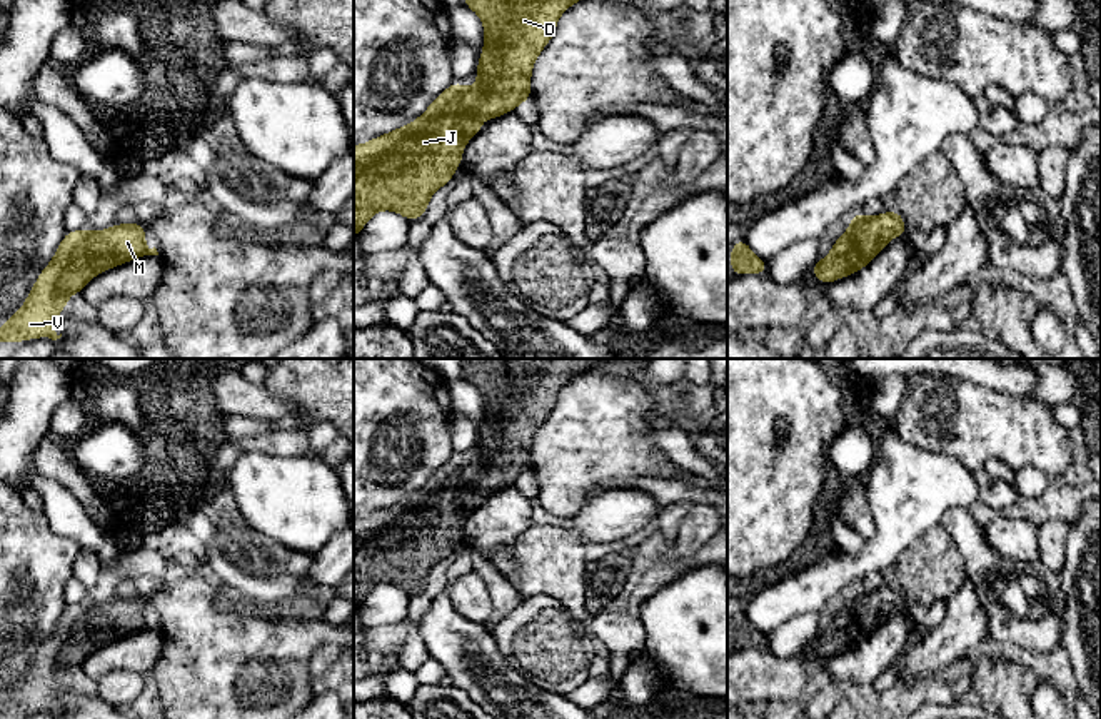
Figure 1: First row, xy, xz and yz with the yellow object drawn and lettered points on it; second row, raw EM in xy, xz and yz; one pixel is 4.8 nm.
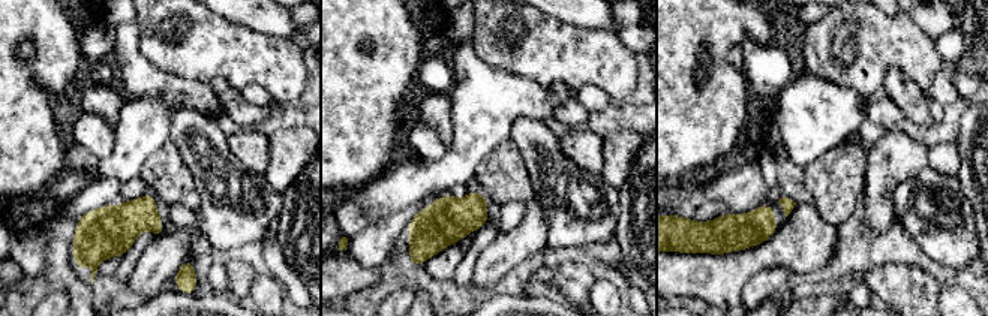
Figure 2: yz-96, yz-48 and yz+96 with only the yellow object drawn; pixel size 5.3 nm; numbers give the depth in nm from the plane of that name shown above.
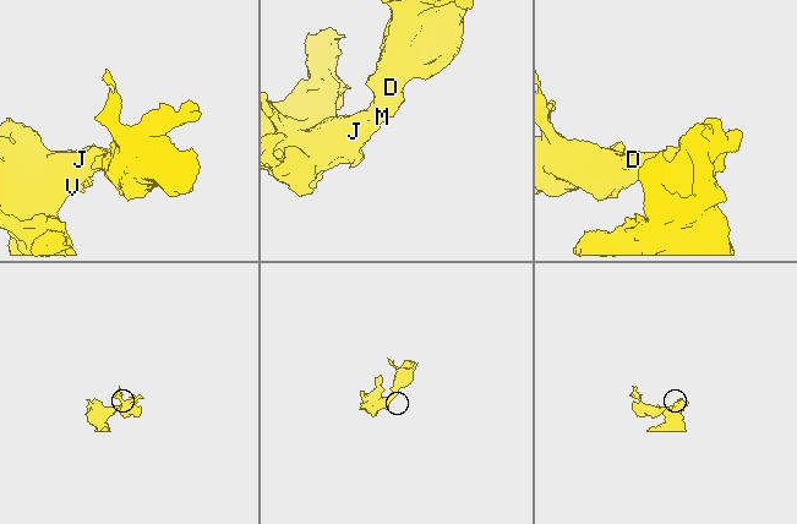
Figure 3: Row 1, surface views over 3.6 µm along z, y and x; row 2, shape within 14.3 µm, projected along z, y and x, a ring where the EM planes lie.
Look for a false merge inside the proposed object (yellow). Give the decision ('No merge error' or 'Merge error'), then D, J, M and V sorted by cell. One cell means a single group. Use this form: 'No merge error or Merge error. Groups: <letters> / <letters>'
No merge error. Groups: D J M V

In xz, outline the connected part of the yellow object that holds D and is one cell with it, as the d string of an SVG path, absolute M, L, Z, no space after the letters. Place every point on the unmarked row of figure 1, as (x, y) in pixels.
M482 359L482 360L469 360L464 362L464 379L469 380L470 384L474 384L482 397L484 397L484 424L482 429L479 430L479 437L477 437L477 457L474 462L467 462L465 457L450 457L429 480L427 484L415 492L412 497L395 502L389 507L384 507L377 512L369 514L367 517L360 517L360 519L354 519L354 611L357 611L360 607L360 604L364 602L364 599L372 592L374 587L377 587L379 584L394 584L400 589L404 589L409 596L417 594L419 591L425 589L427 586L427 577L432 571L432 567L447 559L452 552L454 552L454 544L457 541L462 541L462 524L467 519L467 515L482 504L484 497L480 497L479 494L492 494L495 490L505 489L512 484L515 484L515 480L522 475L529 477L530 472L530 449L532 449L532 442L534 442L534 435L535 432L540 429L540 425L544 424L544 420L550 415L556 402L557 402L557 394L559 390L574 377L577 377L579 374L592 369L597 364L606 364L606 362L624 362L624 360L631 360L631 362L647 362L651 359Z

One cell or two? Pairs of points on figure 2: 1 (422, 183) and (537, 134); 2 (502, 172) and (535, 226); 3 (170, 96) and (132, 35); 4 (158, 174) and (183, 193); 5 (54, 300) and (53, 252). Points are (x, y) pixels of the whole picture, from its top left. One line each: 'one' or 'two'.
1: two
2: two
3: one
4: one
5: two

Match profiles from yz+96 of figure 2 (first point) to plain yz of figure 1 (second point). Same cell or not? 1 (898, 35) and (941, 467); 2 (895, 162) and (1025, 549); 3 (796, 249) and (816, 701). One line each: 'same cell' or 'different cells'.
1: different cells
2: same cell
3: different cells

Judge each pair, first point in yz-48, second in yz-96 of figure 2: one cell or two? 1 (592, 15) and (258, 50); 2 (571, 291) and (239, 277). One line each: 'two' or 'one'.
1: two
2: one

